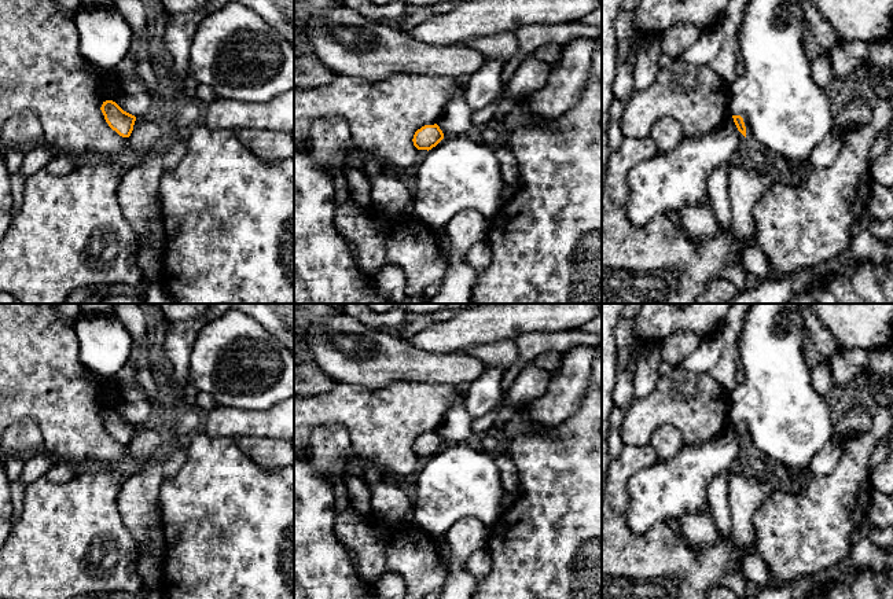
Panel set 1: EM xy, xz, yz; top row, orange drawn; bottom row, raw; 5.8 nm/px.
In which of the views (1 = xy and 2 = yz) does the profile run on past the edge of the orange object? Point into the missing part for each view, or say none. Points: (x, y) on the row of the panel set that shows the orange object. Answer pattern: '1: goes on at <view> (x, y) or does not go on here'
1: does not go on here
2: does not go on here

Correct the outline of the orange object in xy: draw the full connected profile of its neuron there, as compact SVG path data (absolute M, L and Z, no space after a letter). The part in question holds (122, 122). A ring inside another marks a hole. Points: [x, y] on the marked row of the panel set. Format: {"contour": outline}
{"contour": "M106 100L103 102L100 107L106 122L109 126L115 131L120 136L122 137L129 137L133 125L136 121L136 117L124 111L115 102L113 100Z"}

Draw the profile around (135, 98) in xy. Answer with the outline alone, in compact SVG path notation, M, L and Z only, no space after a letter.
M120 78L117 81L113 92L113 102L135 117L151 114L159 103L144 81L126 78Z

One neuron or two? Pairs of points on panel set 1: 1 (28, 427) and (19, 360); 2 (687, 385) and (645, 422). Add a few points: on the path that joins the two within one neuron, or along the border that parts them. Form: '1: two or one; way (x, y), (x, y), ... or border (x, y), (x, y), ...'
1: two; border (14, 422), (32, 418), (40, 430), (44, 445)
2: one; way (676, 396), (656, 411)

